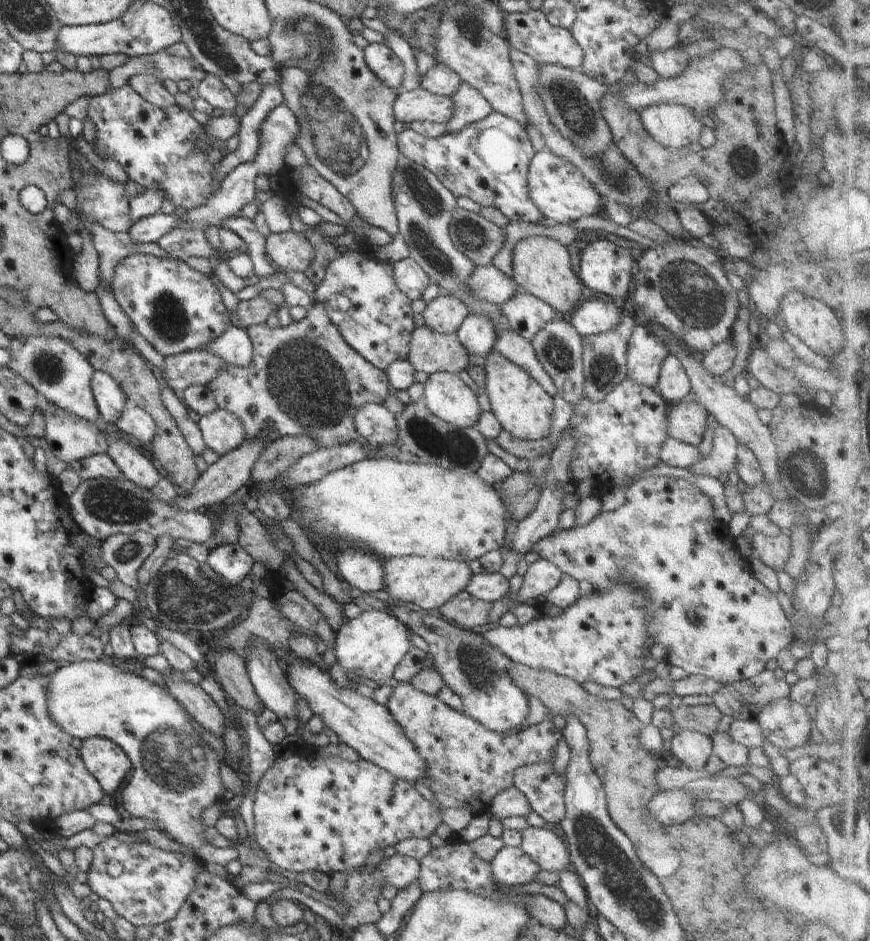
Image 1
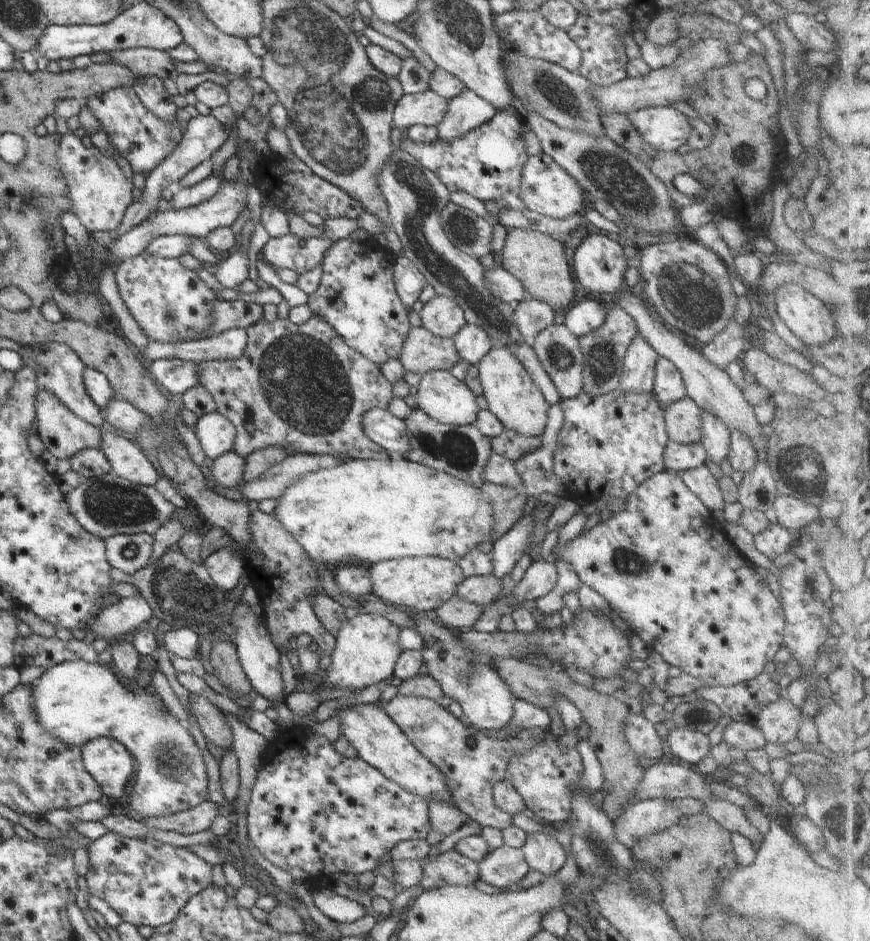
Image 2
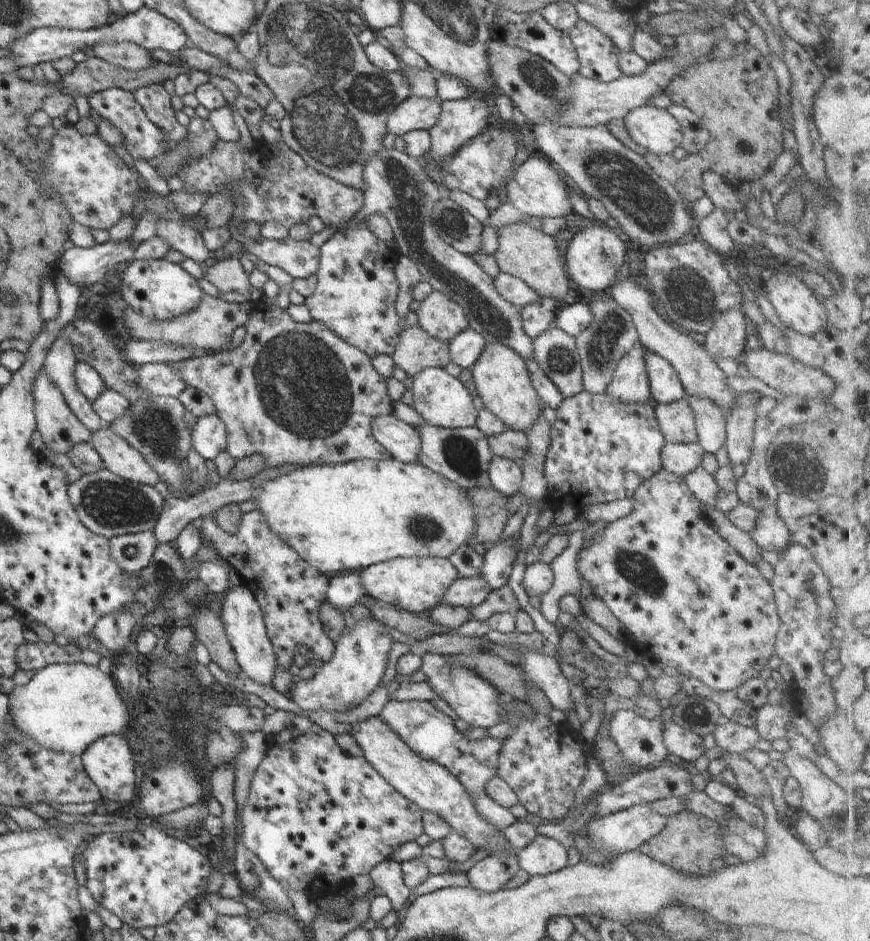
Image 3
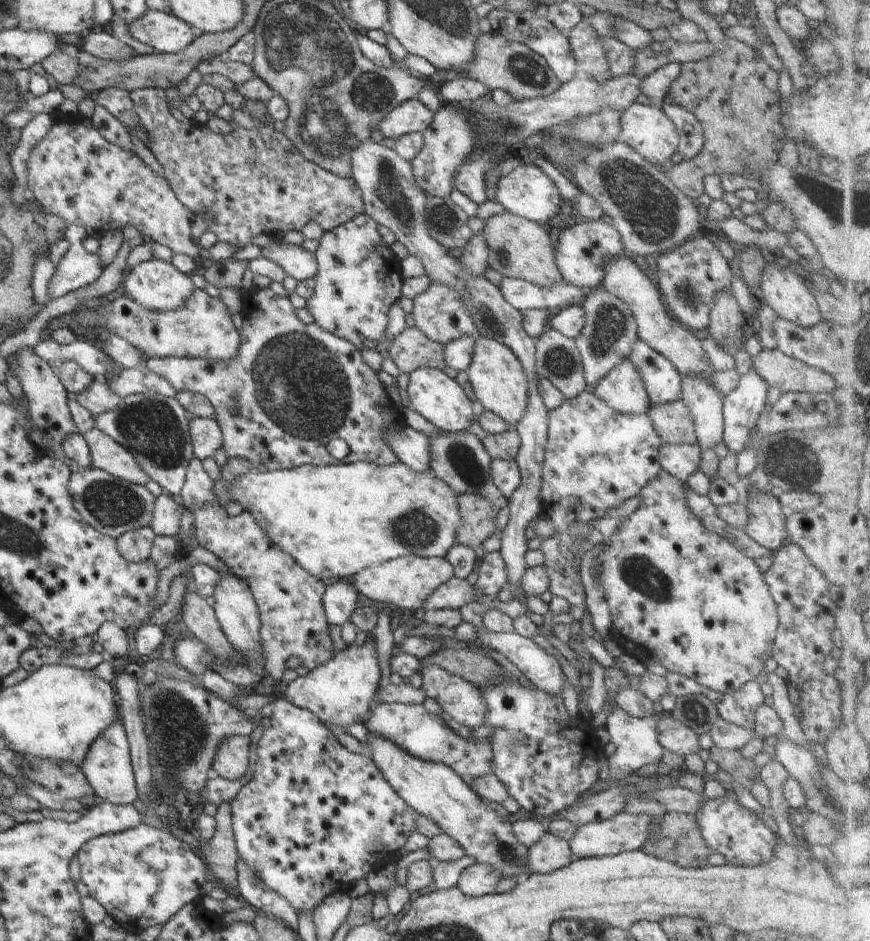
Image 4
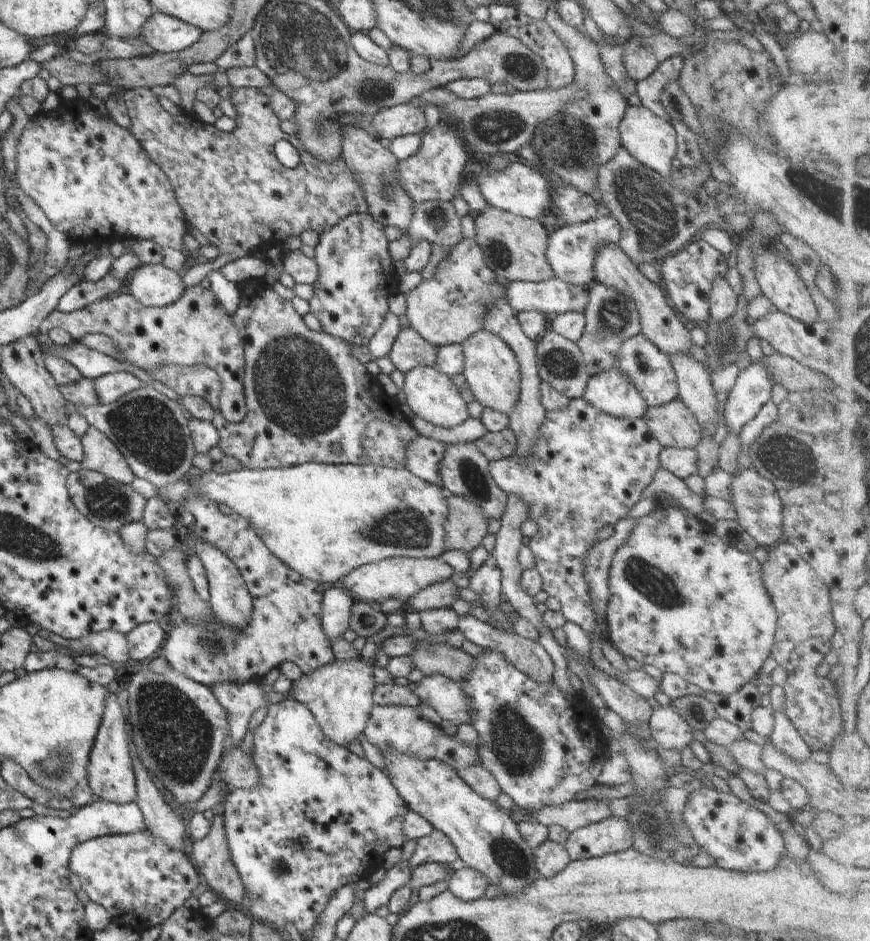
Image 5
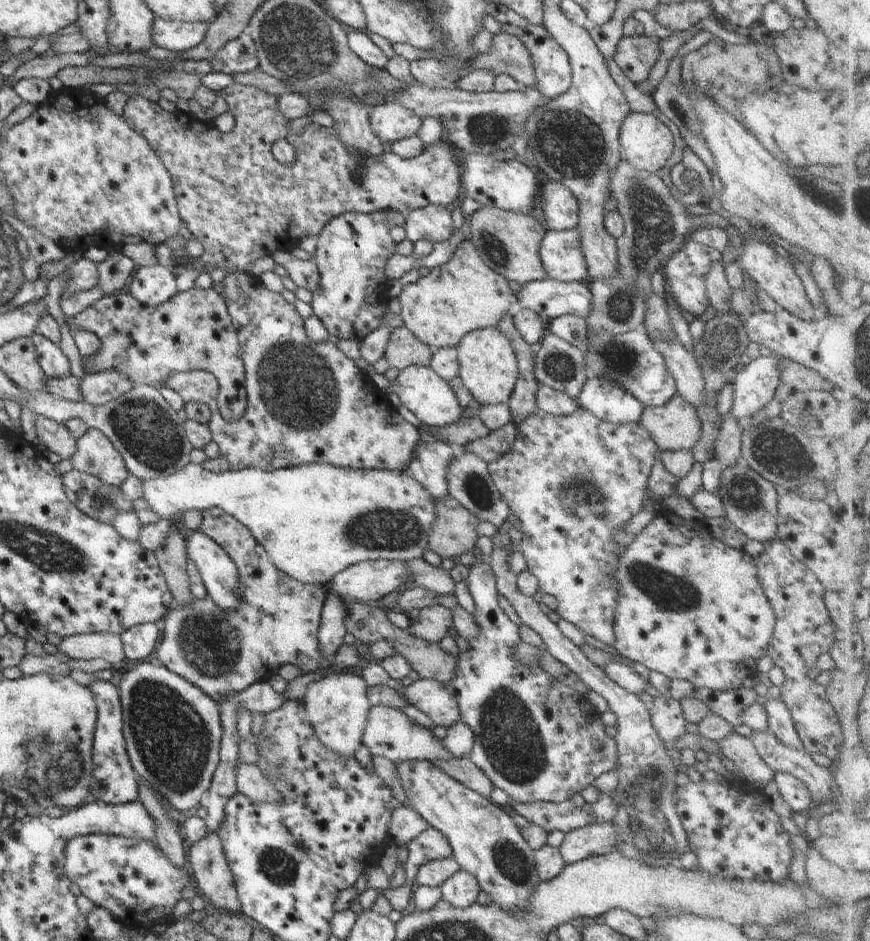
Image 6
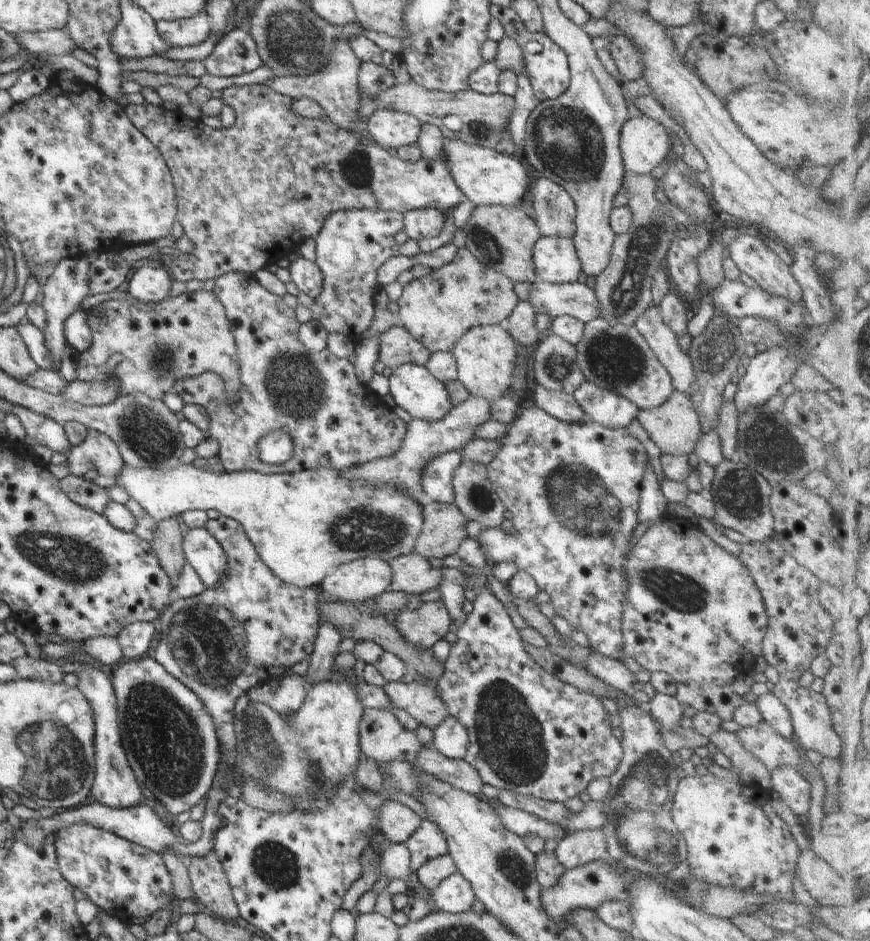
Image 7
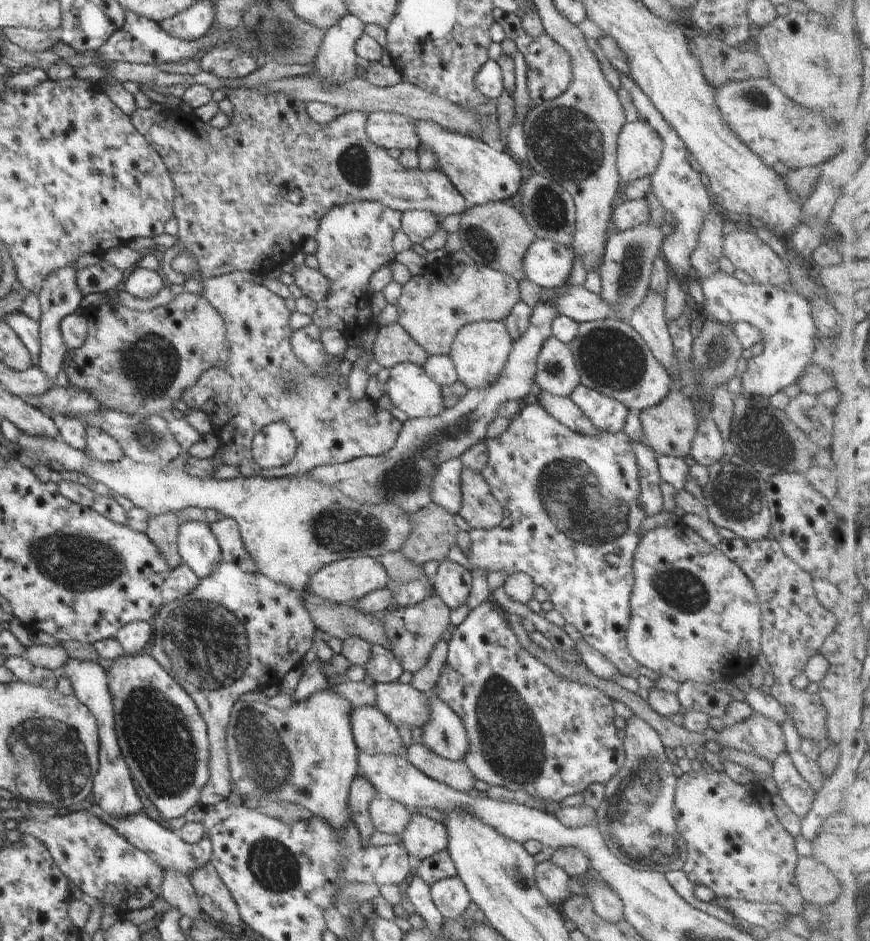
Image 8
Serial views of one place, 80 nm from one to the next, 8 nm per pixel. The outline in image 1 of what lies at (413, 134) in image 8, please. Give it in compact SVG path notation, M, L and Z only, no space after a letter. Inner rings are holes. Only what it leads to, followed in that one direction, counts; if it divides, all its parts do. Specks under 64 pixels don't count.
M421 86L411 91L402 90L394 99L393 113L400 123L428 121L446 125L453 115L453 97L432 94Z

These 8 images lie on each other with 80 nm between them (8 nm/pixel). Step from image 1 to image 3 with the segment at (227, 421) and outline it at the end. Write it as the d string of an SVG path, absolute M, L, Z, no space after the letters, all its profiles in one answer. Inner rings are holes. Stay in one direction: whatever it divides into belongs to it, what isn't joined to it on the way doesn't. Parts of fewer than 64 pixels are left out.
M216 414L197 418L191 430L191 446L204 460L214 460L227 447L227 428Z

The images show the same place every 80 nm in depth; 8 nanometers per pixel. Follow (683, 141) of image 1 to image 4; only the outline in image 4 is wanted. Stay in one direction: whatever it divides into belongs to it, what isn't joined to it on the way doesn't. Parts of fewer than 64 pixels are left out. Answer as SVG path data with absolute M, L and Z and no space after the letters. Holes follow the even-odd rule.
M642 104L629 105L623 111L620 118L621 141L628 144L646 162L654 165L660 172L664 173L666 162L677 151L679 136L674 124L666 117L660 108L652 105L643 106Z

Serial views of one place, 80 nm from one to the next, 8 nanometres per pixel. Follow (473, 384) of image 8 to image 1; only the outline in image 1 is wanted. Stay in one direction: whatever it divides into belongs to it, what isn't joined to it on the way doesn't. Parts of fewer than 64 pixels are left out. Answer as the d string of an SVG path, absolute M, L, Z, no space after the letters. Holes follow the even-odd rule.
M494 351L487 356L486 392L491 411L504 431L520 440L539 441L546 439L552 428L553 398L522 367Z

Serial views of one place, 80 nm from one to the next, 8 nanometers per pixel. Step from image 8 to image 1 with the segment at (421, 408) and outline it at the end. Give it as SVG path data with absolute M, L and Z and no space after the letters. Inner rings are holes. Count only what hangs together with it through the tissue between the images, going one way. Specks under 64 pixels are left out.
M446 371L429 376L421 401L438 418L462 427L473 427L479 419L477 395L457 374Z

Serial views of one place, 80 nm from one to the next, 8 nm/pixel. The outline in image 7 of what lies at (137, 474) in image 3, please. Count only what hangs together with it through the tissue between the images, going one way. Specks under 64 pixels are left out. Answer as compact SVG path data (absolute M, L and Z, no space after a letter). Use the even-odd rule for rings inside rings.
M87 429L86 438L75 448L71 448L66 455L70 475L84 477L105 489L117 484L117 476L123 472L125 465L116 444L106 434L94 429Z

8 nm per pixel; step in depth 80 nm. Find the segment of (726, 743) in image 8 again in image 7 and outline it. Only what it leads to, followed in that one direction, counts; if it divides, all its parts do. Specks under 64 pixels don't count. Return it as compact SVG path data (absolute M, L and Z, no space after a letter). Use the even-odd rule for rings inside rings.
M762 721L755 727L743 727L742 730L736 732L742 744L760 761L769 771L773 771L778 767L795 768L802 776L805 775L804 759L800 757L800 751L794 747L792 742L780 736L770 723Z

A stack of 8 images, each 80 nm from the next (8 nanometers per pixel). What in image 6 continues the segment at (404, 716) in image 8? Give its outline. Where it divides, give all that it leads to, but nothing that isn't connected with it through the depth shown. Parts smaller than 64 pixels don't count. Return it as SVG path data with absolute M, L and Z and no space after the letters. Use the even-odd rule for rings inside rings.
M419 678L399 691L437 725L451 727L461 720L458 703L441 682Z

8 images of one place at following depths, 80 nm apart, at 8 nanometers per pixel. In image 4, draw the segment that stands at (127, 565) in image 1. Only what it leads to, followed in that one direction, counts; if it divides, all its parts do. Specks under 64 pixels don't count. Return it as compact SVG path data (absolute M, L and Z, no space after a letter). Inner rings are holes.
M148 526L124 532L118 540L118 552L122 554L124 560L138 564L140 560L151 558L150 548L154 540L154 531Z

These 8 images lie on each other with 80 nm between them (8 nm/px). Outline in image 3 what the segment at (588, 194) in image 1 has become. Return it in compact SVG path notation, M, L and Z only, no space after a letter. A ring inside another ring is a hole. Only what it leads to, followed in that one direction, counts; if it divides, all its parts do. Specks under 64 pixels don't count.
M532 154L520 166L516 168L516 174L512 176L510 182L504 187L502 194L503 201L512 203L529 216L542 217L560 217L570 214L574 211L570 203L568 189L565 189L563 181L567 179L562 172L548 159L540 154Z

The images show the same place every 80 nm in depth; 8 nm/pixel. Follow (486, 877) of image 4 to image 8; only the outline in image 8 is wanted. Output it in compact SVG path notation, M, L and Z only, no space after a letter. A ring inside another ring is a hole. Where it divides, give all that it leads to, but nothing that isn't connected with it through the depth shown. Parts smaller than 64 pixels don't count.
M458 875L434 883L431 886L431 899L444 919L460 917L472 901L466 885Z

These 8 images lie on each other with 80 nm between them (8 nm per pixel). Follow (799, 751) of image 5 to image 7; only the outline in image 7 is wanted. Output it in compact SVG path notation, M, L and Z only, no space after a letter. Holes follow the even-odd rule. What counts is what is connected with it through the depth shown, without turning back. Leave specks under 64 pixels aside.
M769 692L766 695L758 696L755 705L759 708L763 720L770 723L770 726L775 728L780 736L791 742L792 737L795 736L791 714L786 706L778 700L778 697Z

